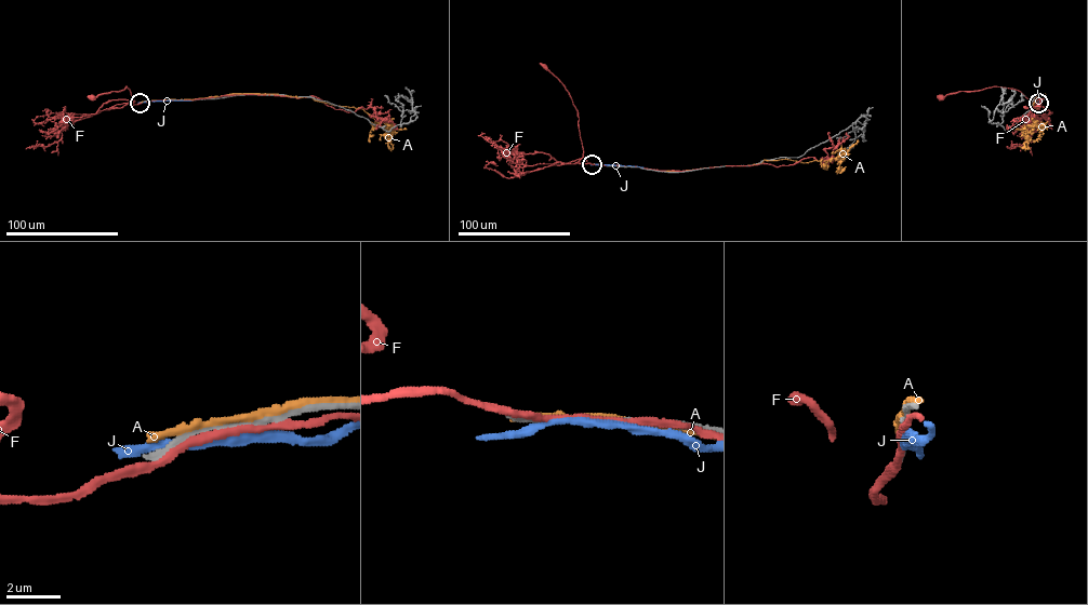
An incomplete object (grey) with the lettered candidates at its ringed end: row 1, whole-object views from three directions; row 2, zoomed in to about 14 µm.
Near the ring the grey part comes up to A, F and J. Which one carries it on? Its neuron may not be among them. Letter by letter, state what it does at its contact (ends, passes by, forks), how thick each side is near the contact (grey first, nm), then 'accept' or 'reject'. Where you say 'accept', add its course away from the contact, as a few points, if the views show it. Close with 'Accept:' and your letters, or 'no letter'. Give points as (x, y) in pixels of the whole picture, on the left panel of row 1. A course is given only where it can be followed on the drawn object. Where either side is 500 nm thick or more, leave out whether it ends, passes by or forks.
A: it passes by; calibres 200 and 240 nm; reject
F: it passes by; calibres 240 and 240 nm; reject
J: it passes by; calibres 240 and 300 nm; reject
Accept: no letter

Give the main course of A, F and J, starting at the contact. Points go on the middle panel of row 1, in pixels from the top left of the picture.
A: (595, 164), (681, 171), (750, 165), (764, 160), (828, 161), (844, 155), (858, 139)
F: (594, 164), (584, 162), (578, 111), (568, 91), (544, 66)
J: (593, 164), (642, 167)

